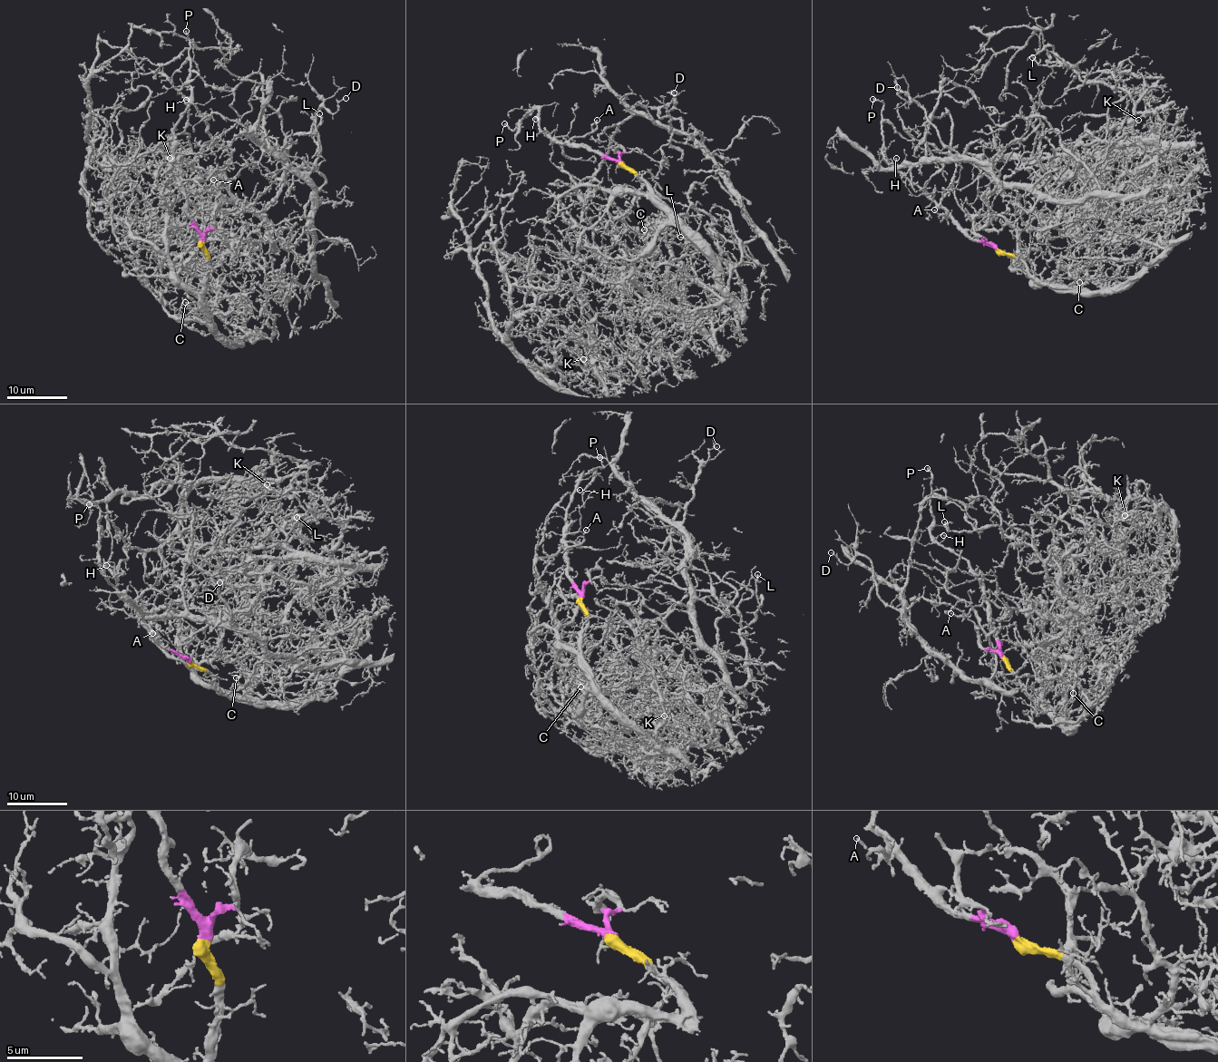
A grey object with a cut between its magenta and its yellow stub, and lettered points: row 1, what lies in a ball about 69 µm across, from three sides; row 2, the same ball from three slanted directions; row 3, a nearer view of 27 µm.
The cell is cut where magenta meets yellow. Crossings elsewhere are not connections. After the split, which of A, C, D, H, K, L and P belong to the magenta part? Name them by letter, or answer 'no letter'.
A, H, P

